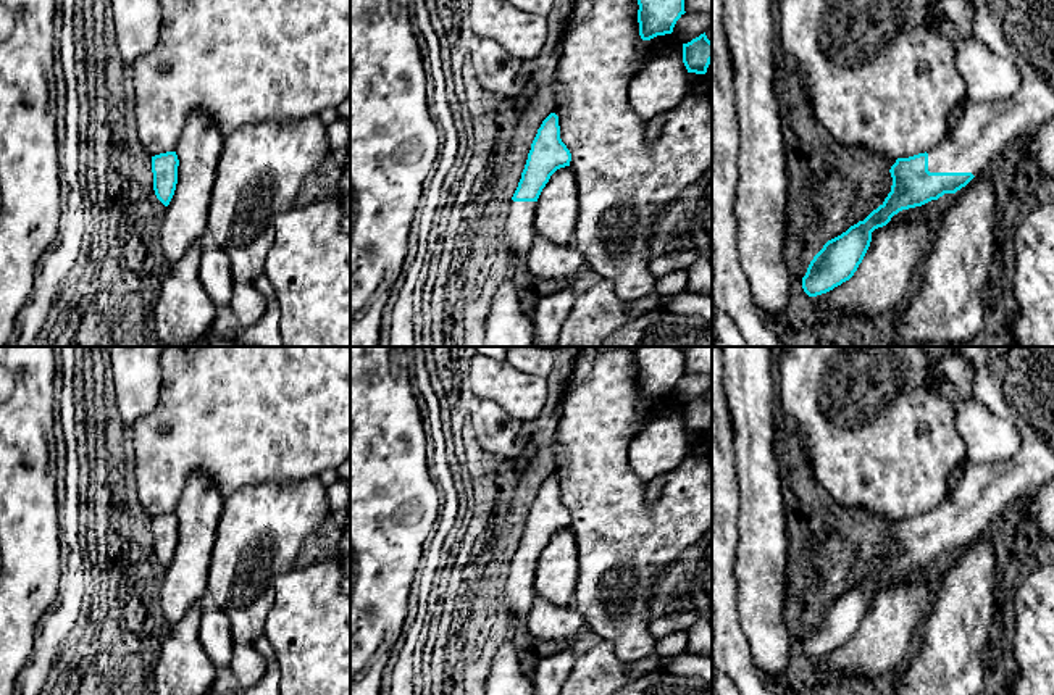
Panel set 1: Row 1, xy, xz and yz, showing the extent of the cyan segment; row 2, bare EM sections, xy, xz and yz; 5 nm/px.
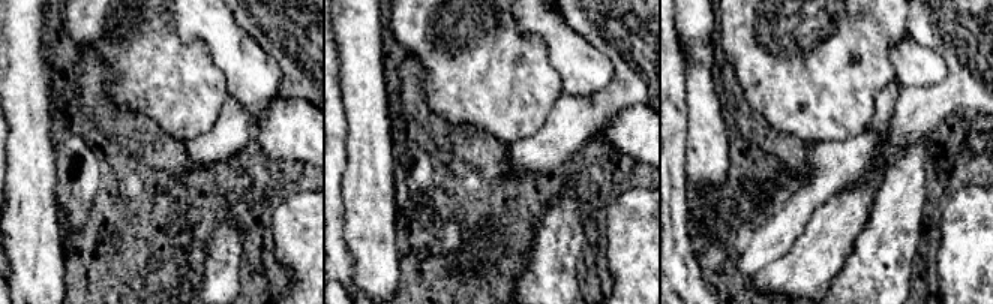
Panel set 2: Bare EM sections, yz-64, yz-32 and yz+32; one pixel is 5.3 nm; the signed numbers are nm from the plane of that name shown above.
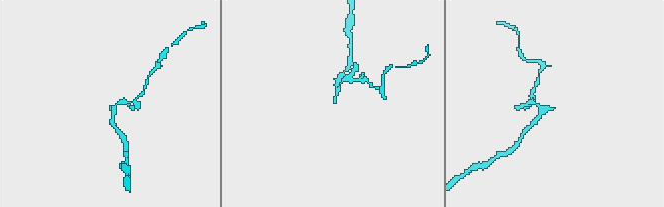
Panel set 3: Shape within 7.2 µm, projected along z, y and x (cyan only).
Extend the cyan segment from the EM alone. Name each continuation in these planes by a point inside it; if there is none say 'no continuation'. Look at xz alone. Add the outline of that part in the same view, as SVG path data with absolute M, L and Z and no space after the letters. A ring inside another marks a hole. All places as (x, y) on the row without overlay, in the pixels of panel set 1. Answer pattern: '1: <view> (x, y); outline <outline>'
1: xz (518, 594); outline M513 563L508 564L505 577L504 605L508 613L526 622L533 601L537 597L534 592L534 574L537 563Z

